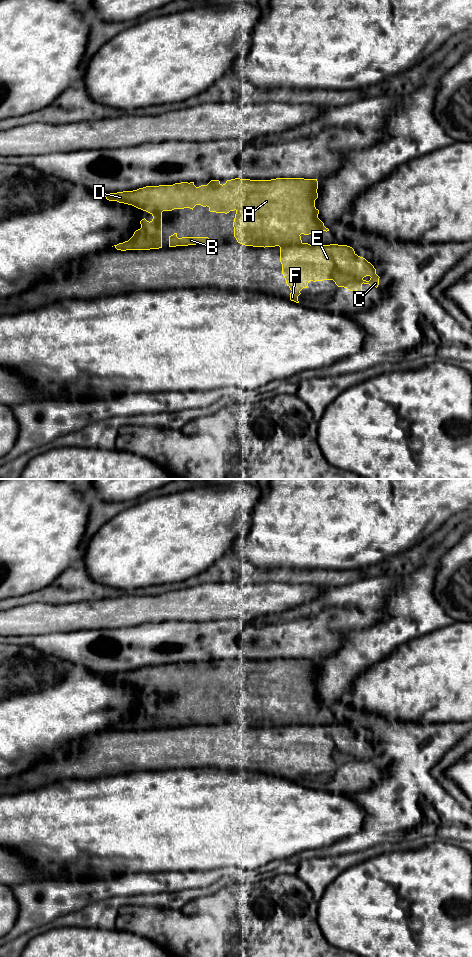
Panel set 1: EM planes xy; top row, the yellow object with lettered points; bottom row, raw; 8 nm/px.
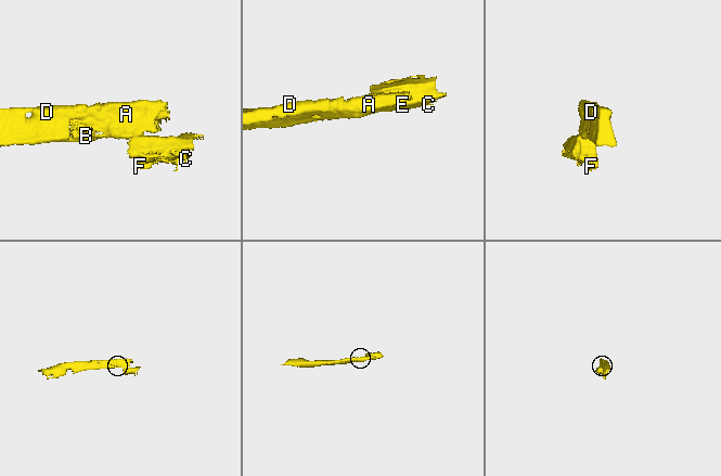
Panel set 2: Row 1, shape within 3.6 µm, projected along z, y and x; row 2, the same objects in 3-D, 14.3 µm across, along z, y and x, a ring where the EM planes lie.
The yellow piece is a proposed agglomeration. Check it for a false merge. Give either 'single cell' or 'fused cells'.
fused cells

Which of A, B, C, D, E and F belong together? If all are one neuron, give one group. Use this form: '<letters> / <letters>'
A B D / C E F

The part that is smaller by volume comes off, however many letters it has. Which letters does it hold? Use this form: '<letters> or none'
C, E, F

